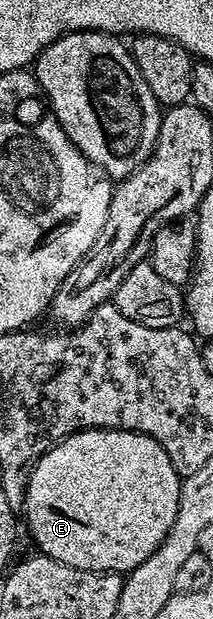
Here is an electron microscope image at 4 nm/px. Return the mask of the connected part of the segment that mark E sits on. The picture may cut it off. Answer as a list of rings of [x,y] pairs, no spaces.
[[[85,428],[83,432],[76,432],[73,436],[65,436],[63,440],[55,443],[49,448],[48,453],[44,455],[34,466],[30,474],[28,489],[24,495],[23,519],[28,519],[28,532],[32,535],[32,540],[37,544],[39,551],[43,555],[50,557],[51,560],[62,562],[71,568],[78,570],[90,570],[91,572],[119,572],[127,574],[133,572],[154,550],[160,548],[160,544],[166,538],[170,526],[174,526],[174,518],[178,514],[180,505],[180,486],[182,478],[174,470],[166,450],[141,432],[128,432],[124,428]]]

